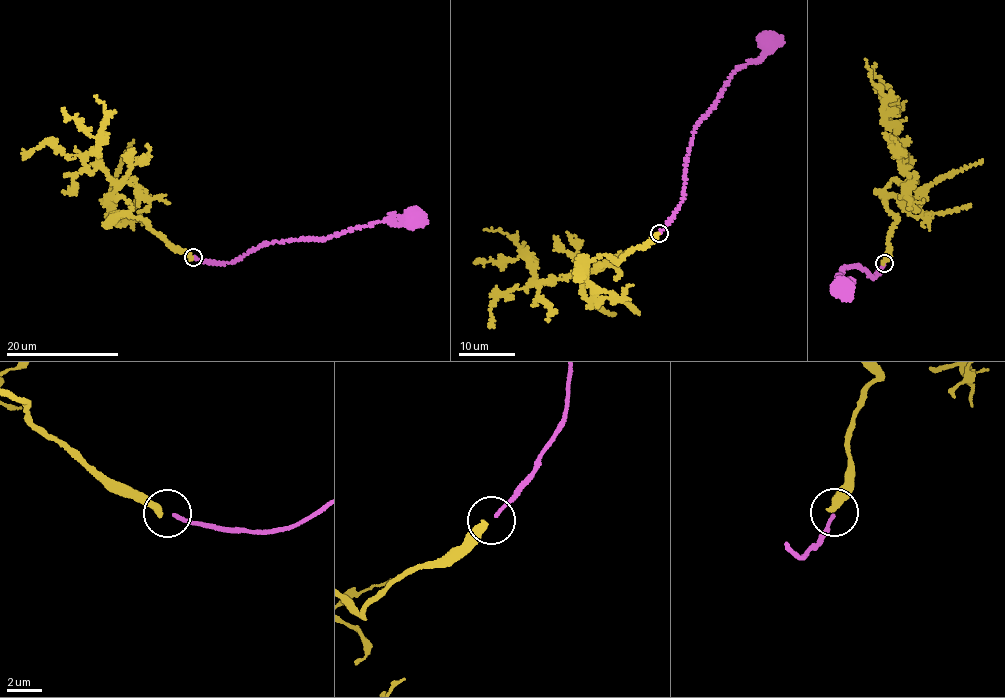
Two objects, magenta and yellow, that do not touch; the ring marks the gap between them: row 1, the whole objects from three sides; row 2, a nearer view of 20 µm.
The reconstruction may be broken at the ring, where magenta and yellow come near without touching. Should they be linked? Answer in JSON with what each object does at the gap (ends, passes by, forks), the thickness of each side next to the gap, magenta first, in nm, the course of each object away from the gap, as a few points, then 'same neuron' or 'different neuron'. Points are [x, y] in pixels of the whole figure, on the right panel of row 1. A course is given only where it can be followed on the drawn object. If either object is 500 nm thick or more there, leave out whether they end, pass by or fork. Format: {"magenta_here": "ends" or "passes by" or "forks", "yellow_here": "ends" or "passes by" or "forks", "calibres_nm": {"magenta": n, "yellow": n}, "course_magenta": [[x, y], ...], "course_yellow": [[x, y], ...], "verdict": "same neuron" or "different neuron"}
{"magenta_here": "ends", "yellow_here": "ends", "calibres_nm": {"magenta": 200, "yellow": 420}, "course_magenta": [[884, 263], [872, 278], [859, 267], [844, 267], [842, 277], [839, 276], [849, 286], [837, 287]], "course_yellow": [[884, 262], [895, 215], [879, 192], [908, 179], [907, 154], [866, 58]], "verdict": "different neuron"}

